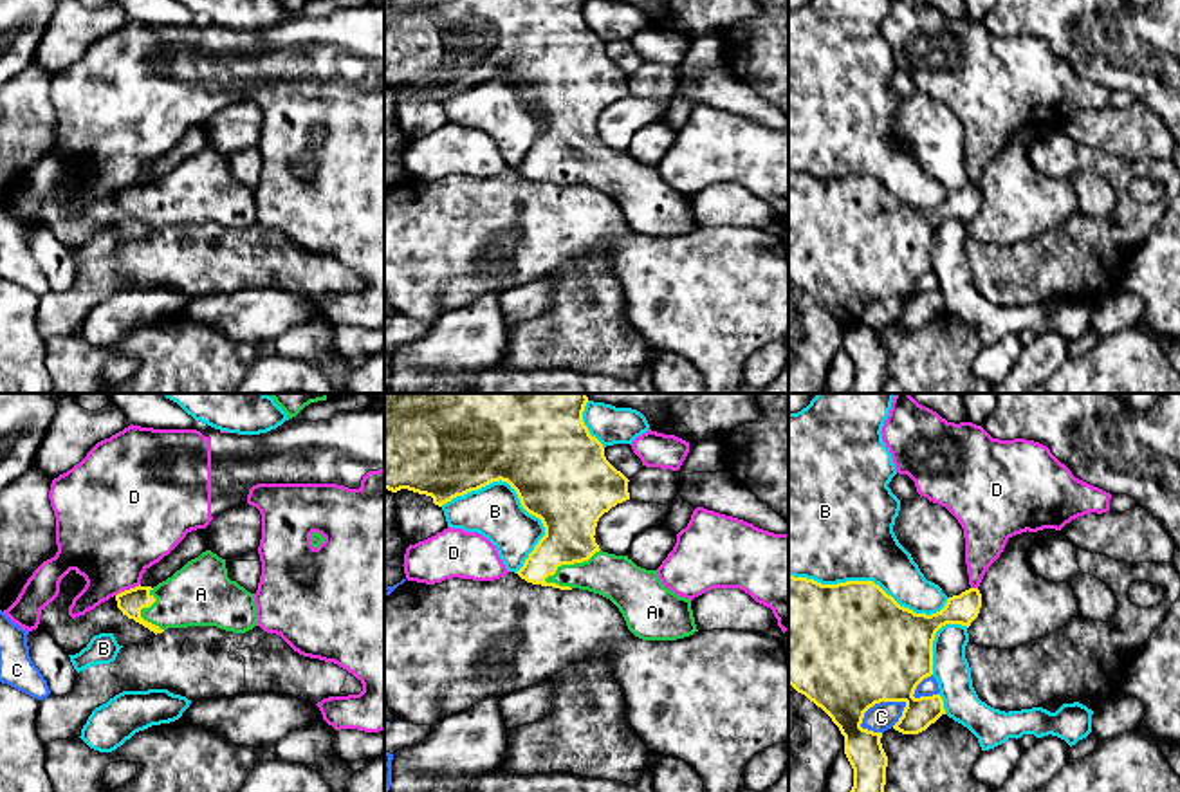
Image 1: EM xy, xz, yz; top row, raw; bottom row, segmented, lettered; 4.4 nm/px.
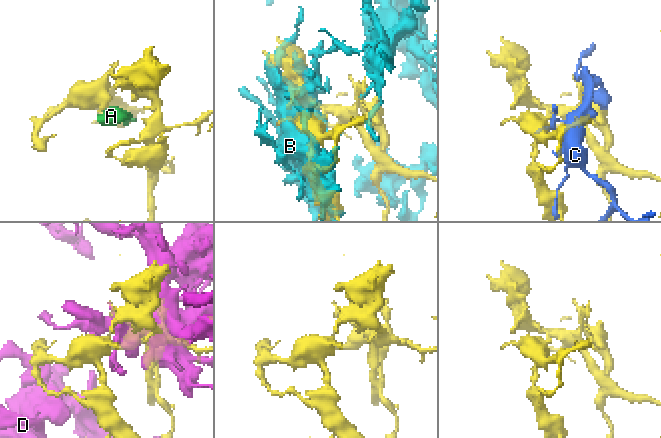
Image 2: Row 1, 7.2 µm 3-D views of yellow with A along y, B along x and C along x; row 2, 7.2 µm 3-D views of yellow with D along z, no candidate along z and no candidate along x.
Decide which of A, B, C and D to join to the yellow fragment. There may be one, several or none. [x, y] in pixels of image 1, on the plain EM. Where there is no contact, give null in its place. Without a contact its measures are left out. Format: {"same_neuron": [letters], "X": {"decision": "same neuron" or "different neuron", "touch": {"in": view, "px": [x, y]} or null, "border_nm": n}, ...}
{"same_neuron": ["A"], "A": {"decision": "same neuron", "touch": {"in": "xz", "px": [571, 159]}, "border_nm": 300}, "B": {"decision": "different neuron", "touch": {"in": "yz", "px": [870, 177]}, "border_nm": 750}, "C": {"decision": "different neuron", "touch": {"in": "yz", "px": [879, 298]}, "border_nm": 240}, "D": {"decision": "different neuron", "touch": {"in": "xy", "px": [127, 186]}, "border_nm": 130}}

